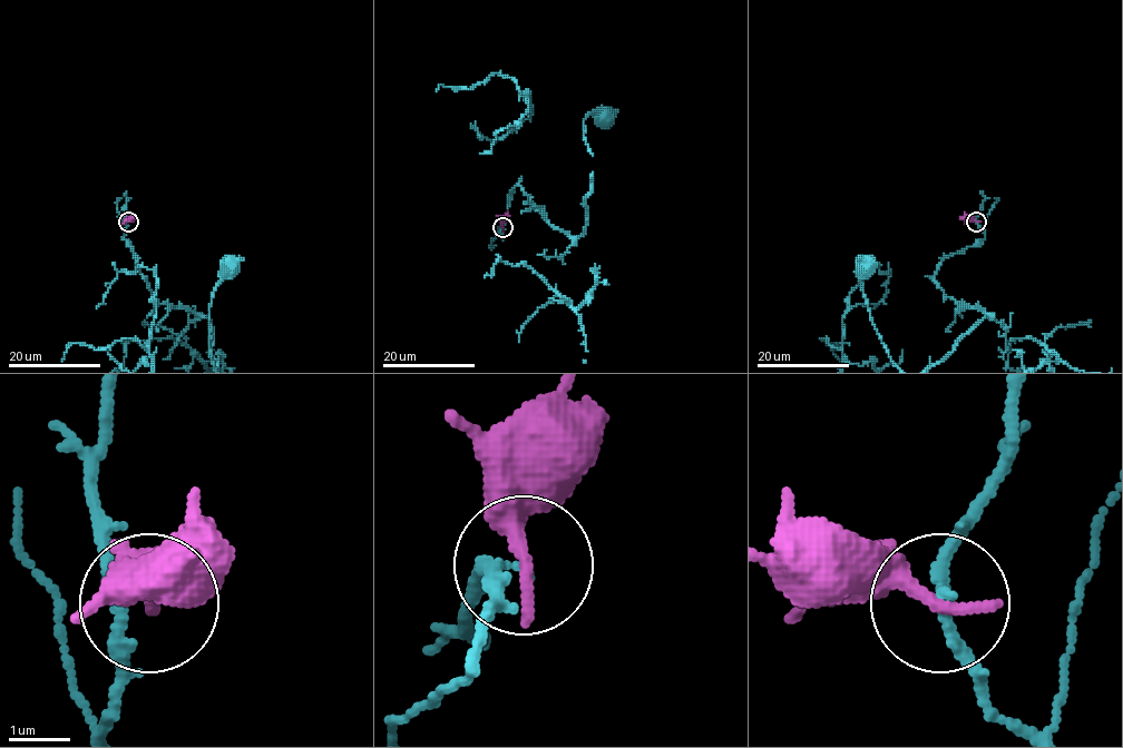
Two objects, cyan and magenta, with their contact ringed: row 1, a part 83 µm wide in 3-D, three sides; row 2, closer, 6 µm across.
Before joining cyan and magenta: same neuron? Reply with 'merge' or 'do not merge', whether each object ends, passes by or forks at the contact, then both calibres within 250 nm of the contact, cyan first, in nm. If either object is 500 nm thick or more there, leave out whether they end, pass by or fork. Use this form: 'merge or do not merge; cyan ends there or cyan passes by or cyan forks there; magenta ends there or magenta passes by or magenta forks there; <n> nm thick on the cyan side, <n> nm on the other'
do not merge; cyan passes by; magenta ends there; 180 nm thick on the cyan side, 300 nm on the other

